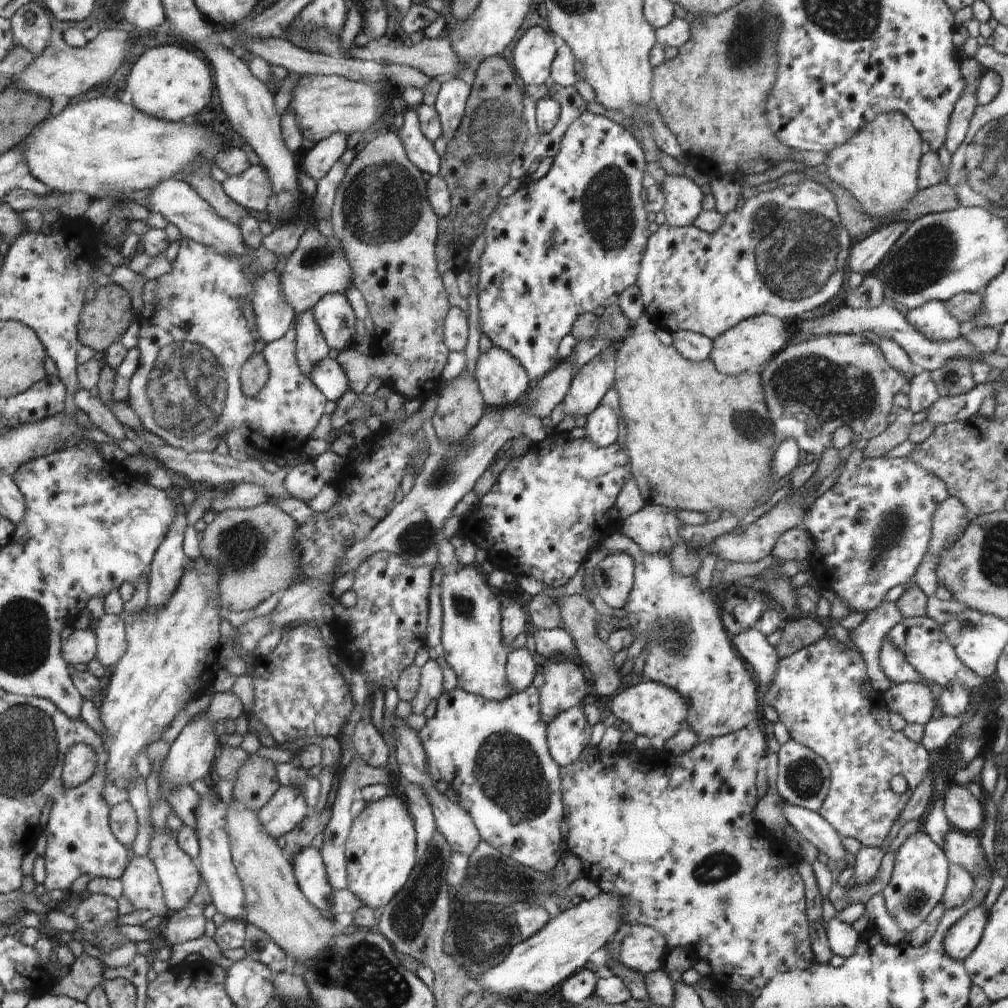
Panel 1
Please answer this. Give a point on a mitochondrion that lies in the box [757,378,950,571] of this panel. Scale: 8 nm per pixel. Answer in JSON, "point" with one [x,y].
{"point":[892,530]}

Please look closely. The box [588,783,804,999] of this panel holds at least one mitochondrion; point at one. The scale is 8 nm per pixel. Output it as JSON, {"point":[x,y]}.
{"point":[718,867]}

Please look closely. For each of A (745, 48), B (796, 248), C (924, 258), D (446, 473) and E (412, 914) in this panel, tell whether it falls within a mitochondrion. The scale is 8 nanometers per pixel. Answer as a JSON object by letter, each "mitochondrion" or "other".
{"A":"mitochondrion","B":"mitochondrion","C":"mitochondrion","D":"mitochondrion","E":"mitochondrion"}

